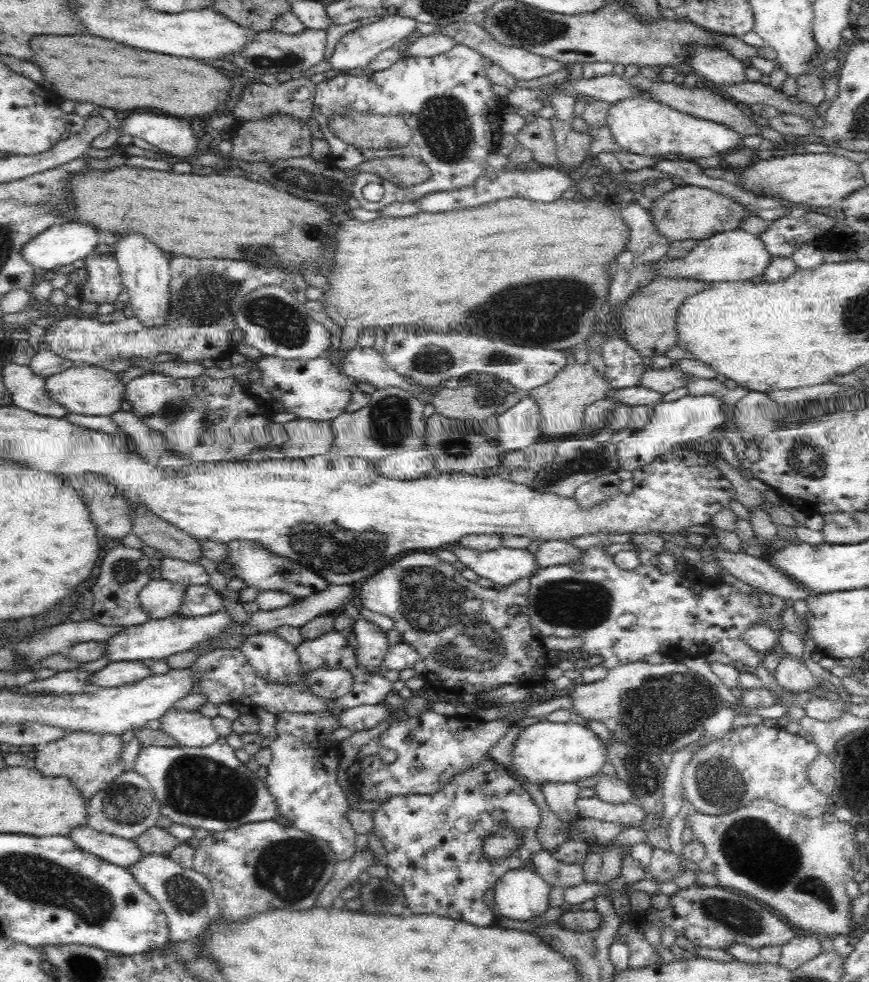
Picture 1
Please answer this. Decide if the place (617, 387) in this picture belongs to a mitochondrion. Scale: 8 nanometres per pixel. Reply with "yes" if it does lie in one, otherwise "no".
no

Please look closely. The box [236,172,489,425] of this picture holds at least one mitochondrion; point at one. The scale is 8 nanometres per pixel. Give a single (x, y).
(433, 359)

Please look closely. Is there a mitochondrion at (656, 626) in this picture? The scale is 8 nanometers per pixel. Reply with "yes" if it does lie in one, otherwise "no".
no

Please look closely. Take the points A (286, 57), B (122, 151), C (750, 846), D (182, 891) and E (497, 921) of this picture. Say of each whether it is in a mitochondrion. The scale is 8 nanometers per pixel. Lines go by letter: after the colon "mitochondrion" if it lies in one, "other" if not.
A: mitochondrion
B: other
C: mitochondrion
D: mitochondrion
E: other

